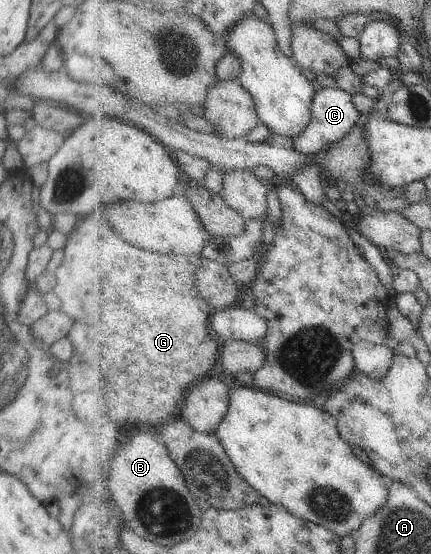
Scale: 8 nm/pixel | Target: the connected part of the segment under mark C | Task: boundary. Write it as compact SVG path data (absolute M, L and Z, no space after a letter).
M338 88L323 89L316 97L313 109L314 115L307 130L304 130L299 137L294 139L294 147L301 154L316 158L323 152L330 150L336 144L339 144L353 130L353 127L363 116L356 105L354 105L354 95L348 91Z

